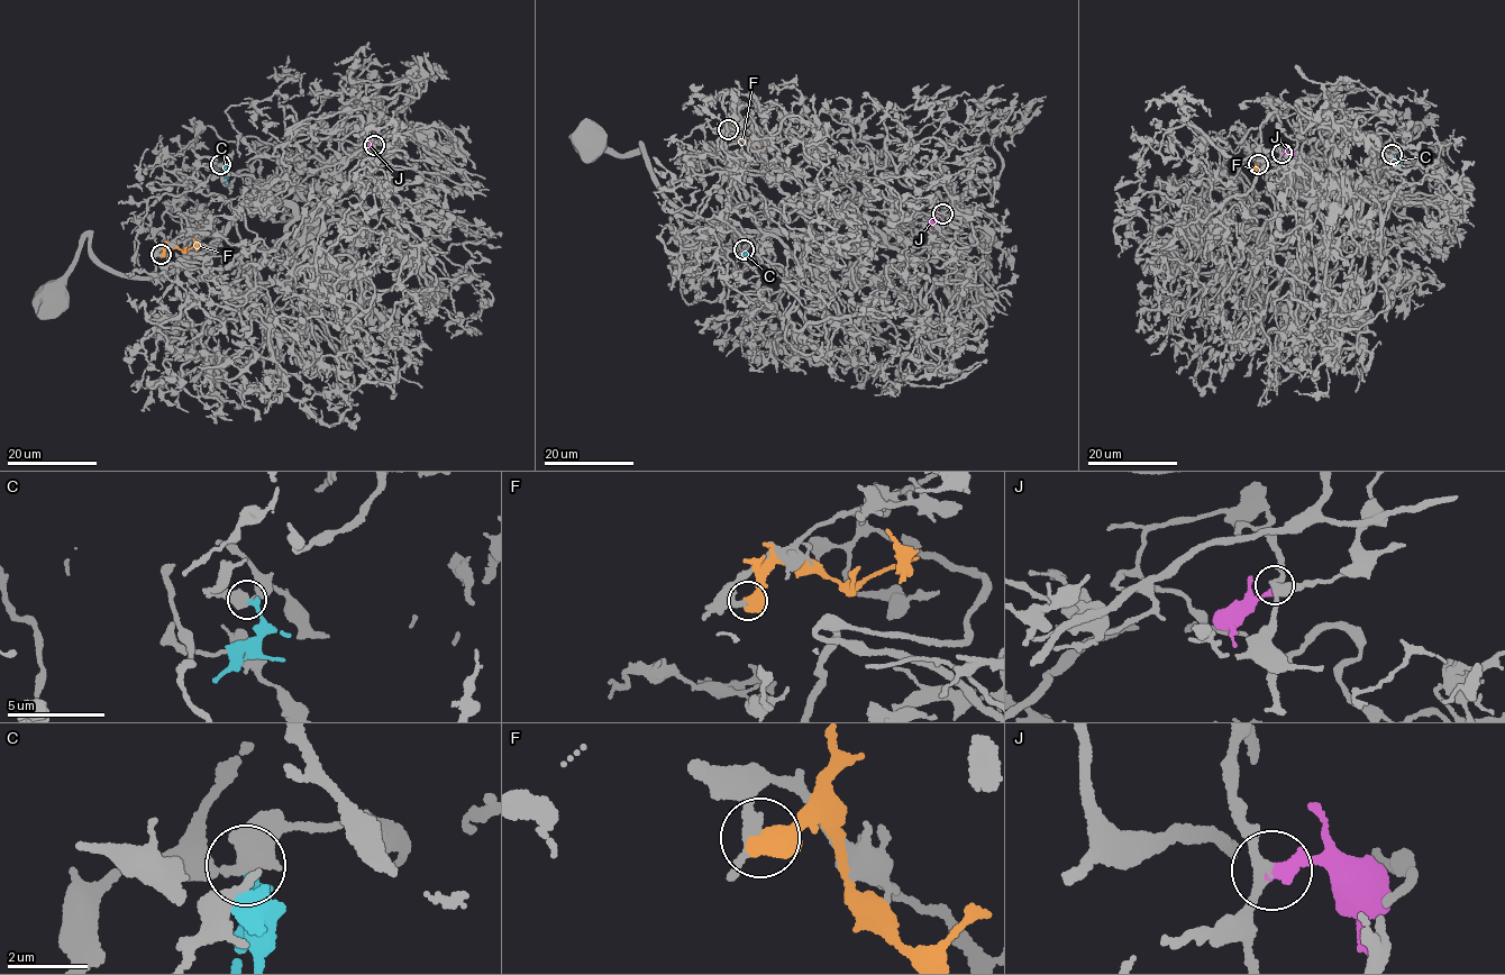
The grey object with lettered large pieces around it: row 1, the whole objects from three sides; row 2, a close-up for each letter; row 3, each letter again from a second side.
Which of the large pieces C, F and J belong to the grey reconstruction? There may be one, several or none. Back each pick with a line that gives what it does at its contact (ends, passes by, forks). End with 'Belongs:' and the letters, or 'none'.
J: it ends there
Belongs: J

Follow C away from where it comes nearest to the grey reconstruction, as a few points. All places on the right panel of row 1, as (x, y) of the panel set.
C: (1392, 154), (1395, 163), (1384, 173)

